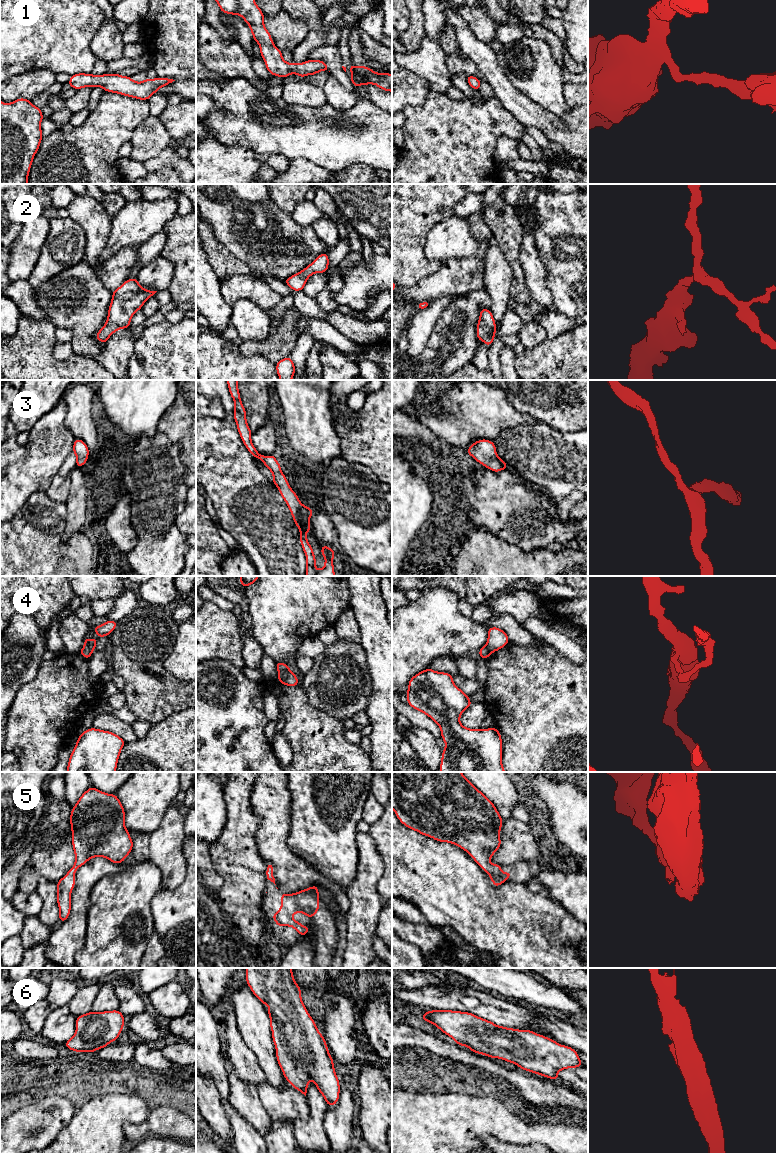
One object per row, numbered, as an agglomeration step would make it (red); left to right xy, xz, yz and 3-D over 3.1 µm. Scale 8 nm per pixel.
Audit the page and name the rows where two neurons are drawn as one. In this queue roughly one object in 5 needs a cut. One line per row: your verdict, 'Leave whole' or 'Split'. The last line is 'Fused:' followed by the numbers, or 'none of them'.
1: Leave whole
2: Leave whole
3: Leave whole
4: Split
5: Leave whole
6: Leave whole
Fused: 4

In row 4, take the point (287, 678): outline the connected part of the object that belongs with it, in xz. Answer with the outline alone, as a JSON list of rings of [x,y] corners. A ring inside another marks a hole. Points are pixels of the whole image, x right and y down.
[[[288,669],[285,672],[279,673],[277,679],[280,683],[286,686],[297,686],[299,685],[298,677]]]

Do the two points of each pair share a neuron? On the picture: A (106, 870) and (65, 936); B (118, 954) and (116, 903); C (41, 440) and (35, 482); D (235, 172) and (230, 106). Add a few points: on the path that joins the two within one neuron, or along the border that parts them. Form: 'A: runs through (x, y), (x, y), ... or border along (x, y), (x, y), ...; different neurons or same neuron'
A: runs through (88, 882), (82, 888), (80, 894), (78, 918); same neuron
B: runs through (108, 941), (113, 936), (116, 916); same neuron
C: runs through (41, 450), (41, 457), (35, 464), (35, 472); same neuron
D: border along (215, 138), (223, 144), (247, 146), (255, 154); different neurons

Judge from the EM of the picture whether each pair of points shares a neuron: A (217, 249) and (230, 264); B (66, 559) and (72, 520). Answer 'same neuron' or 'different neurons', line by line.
A: same neuron
B: different neurons

